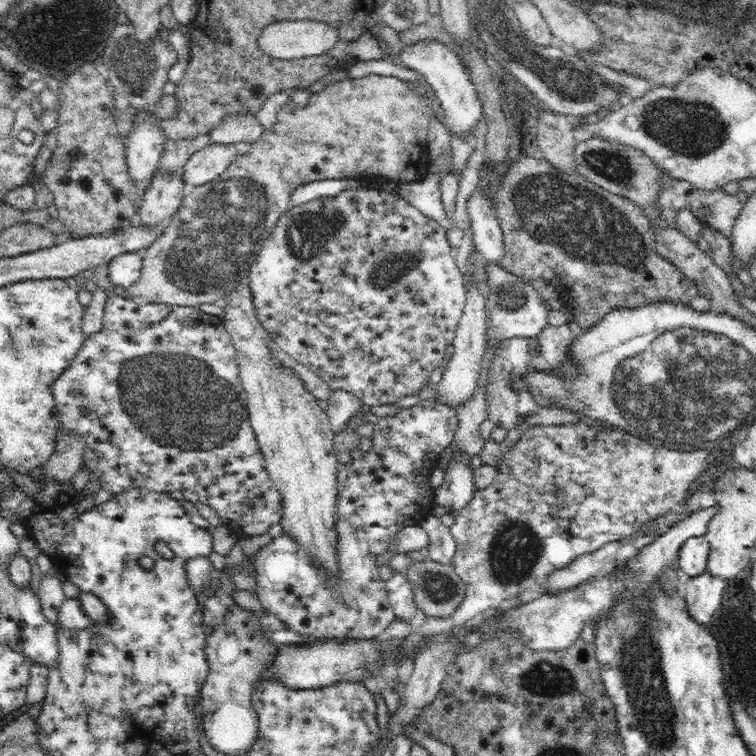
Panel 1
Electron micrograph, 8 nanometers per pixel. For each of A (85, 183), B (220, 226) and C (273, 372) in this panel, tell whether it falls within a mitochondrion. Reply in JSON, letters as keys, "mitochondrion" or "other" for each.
{"A":"other","B":"mitochondrion","C":"other"}

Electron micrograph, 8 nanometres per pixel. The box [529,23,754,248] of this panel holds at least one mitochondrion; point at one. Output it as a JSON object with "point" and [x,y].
{"point":[693,129]}

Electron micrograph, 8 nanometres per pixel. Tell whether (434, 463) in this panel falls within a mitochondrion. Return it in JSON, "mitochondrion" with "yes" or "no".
{"mitochondrion":"no"}

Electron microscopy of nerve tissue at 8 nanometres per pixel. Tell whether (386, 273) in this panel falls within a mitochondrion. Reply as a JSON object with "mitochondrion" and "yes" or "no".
{"mitochondrion":"yes"}

